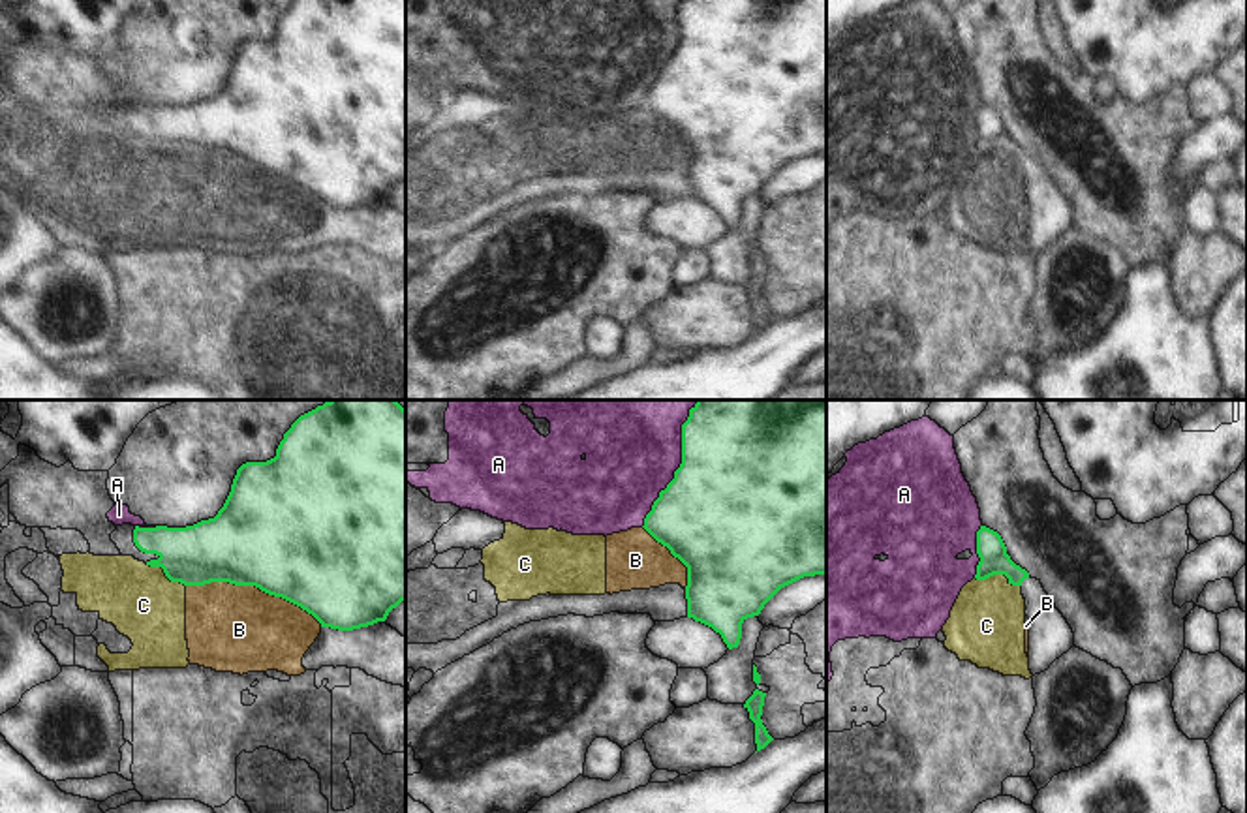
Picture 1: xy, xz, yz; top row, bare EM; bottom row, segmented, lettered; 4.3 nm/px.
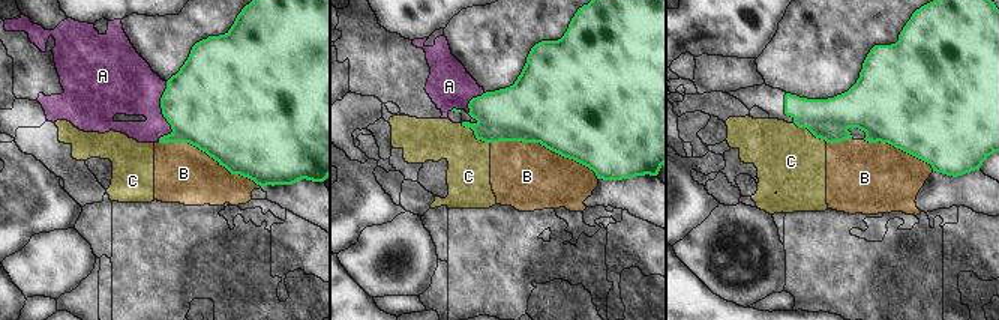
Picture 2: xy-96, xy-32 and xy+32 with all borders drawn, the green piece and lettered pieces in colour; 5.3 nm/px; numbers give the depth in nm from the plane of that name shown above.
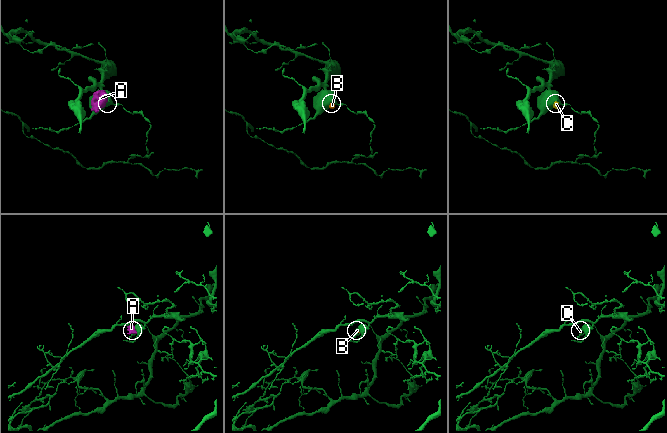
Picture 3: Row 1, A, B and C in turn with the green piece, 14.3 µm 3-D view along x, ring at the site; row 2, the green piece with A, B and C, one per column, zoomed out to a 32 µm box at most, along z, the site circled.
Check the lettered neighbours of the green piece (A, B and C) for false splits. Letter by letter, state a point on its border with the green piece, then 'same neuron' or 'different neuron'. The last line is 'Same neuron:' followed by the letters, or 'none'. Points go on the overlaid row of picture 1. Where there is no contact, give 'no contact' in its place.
A: xz (680, 464) | same neuron
B: xy (254, 584) | different neuron
C: yz (998, 573) | different neuron
Same neuron: A

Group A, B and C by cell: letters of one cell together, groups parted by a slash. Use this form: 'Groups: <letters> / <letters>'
Groups: A / B C

